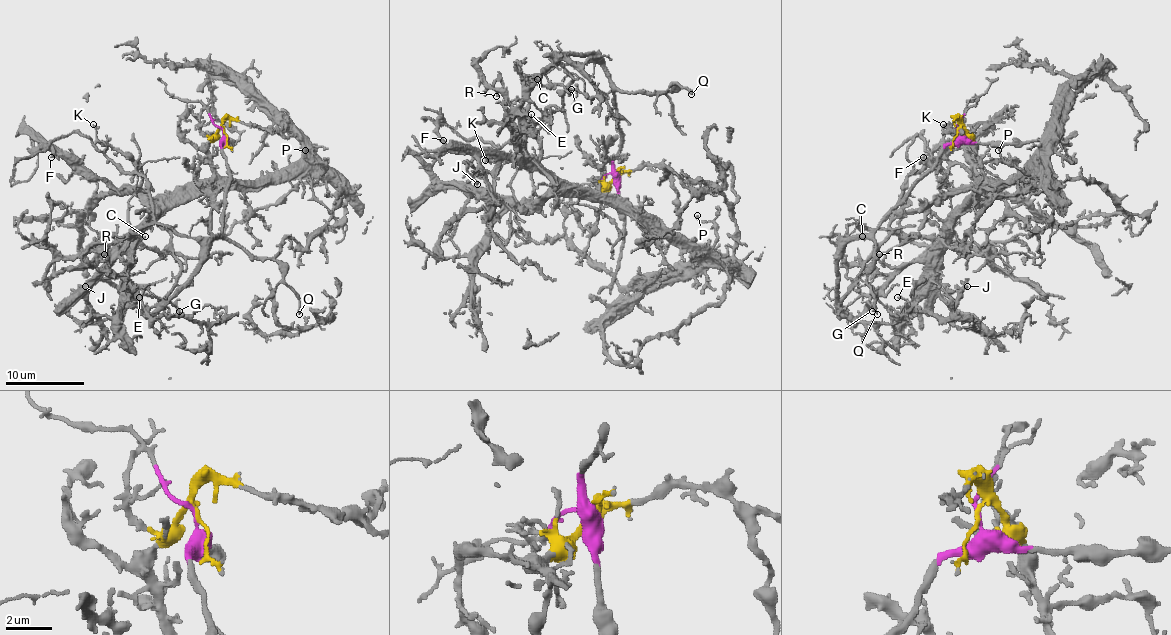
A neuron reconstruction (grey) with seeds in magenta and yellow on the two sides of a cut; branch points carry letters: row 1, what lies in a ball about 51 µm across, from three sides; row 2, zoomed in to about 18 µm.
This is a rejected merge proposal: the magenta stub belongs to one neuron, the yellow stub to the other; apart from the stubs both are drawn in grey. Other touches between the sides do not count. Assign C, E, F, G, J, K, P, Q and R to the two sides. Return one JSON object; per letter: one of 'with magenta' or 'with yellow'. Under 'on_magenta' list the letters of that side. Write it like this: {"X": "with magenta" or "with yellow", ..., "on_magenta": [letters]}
{"C": "with magenta", "E": "with yellow", "F": "with yellow", "G": "with yellow", "J": "with yellow", "K": "with yellow", "P": "with yellow", "Q": "with magenta", "R": "with yellow", "on_magenta": ["C", "Q"]}

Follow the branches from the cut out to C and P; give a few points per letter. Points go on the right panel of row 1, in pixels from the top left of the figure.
C: (958, 130), (958, 136), (934, 165), (873, 230), (844, 239), (846, 228), (856, 224), (862, 236)
P: (958, 130), (962, 128), (973, 143), (979, 169), (985, 177), (1007, 181), (1030, 177), (1005, 163), (999, 149)

